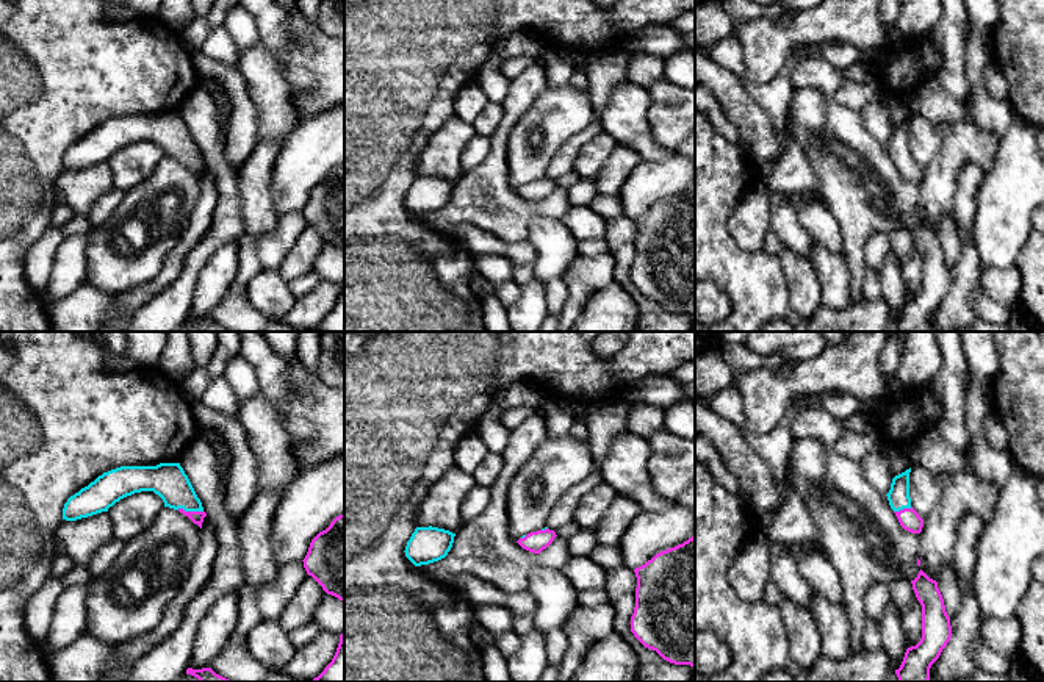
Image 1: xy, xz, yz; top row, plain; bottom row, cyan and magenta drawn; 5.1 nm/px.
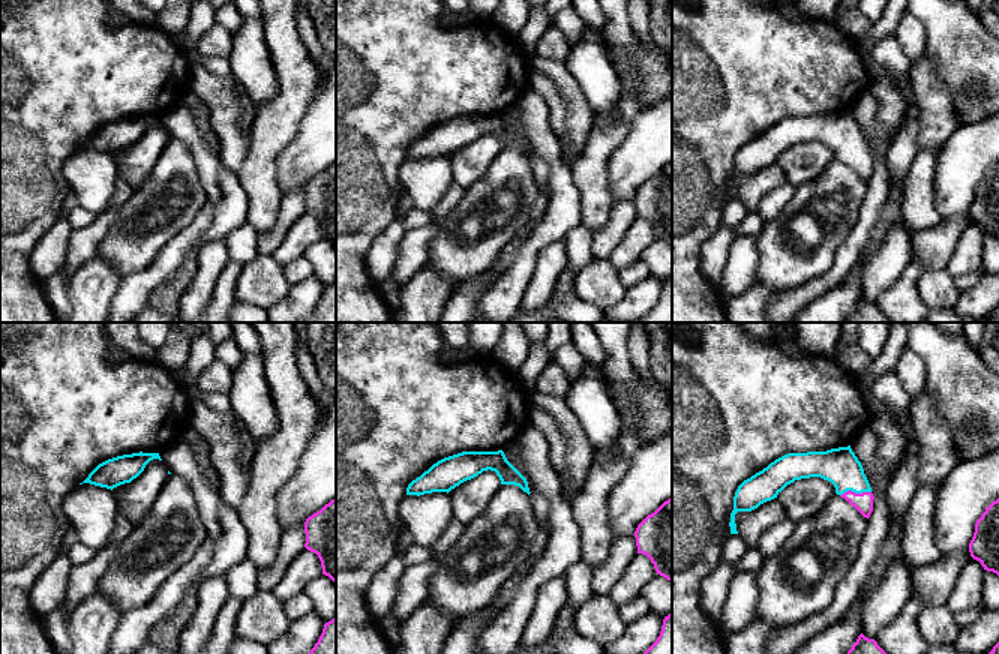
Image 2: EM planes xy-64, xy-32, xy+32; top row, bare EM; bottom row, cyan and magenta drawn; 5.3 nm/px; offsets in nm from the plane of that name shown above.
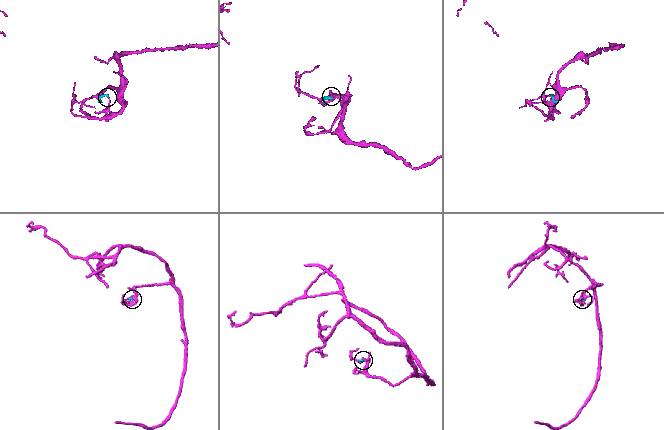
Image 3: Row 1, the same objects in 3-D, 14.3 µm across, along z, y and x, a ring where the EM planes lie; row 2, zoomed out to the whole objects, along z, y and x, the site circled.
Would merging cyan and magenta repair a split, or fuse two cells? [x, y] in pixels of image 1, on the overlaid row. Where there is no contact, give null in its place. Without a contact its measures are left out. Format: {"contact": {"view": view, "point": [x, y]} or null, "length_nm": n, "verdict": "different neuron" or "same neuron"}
{"contact": {"view": "xy", "point": [190, 510]}, "length_nm": 140, "verdict": "same neuron"}

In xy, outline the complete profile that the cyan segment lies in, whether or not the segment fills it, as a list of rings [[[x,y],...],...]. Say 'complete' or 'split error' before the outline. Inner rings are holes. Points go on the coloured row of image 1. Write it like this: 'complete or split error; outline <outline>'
split error; outline [[[180,463],[121,466],[103,472],[67,499],[63,519],[77,521],[108,512],[121,499],[141,491],[153,491],[164,507],[178,510],[202,529],[207,513]]]

